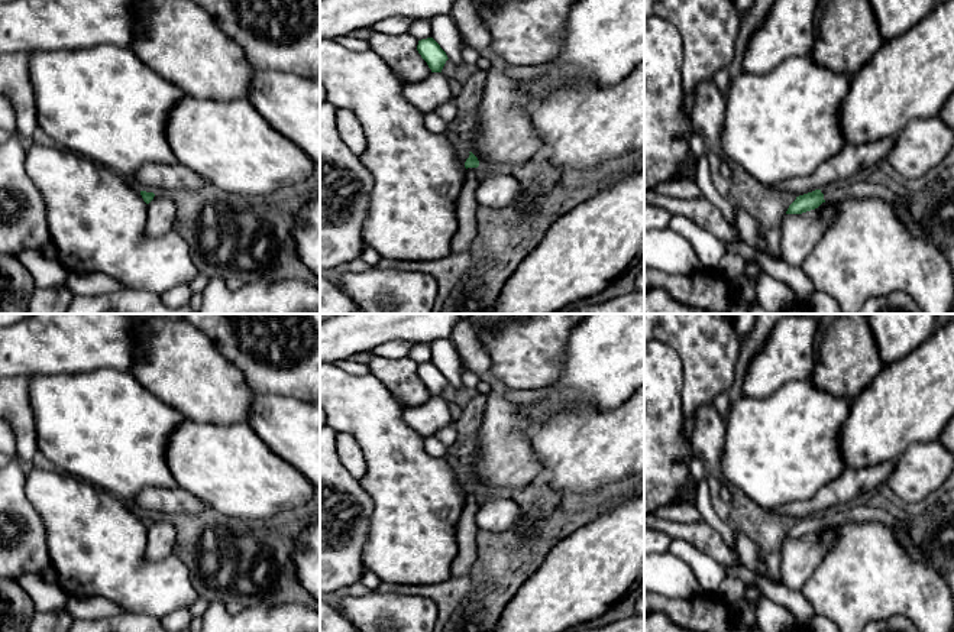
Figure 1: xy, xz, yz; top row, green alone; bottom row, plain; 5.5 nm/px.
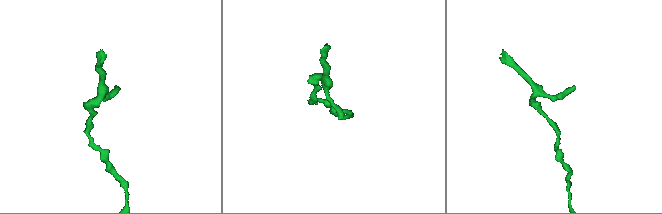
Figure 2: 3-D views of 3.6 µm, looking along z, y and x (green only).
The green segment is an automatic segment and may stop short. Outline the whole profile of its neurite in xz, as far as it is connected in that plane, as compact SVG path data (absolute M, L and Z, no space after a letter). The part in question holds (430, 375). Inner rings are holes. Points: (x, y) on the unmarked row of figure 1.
M433 362L418 364L417 375L427 386L431 396L442 396L446 385L449 383L446 376Z

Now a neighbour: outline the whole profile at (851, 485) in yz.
M885 461L863 470L844 470L834 482L825 484L809 500L793 502L770 509L796 521L821 513L834 505L853 503L863 495L876 493L893 473L896 461Z

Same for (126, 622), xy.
M122 613L113 618L74 620L68 632L168 632L158 619L146 615Z

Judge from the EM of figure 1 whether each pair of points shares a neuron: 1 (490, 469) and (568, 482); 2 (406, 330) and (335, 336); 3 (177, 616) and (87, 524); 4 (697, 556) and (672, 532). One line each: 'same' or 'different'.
1: different
2: same
3: different
4: different

